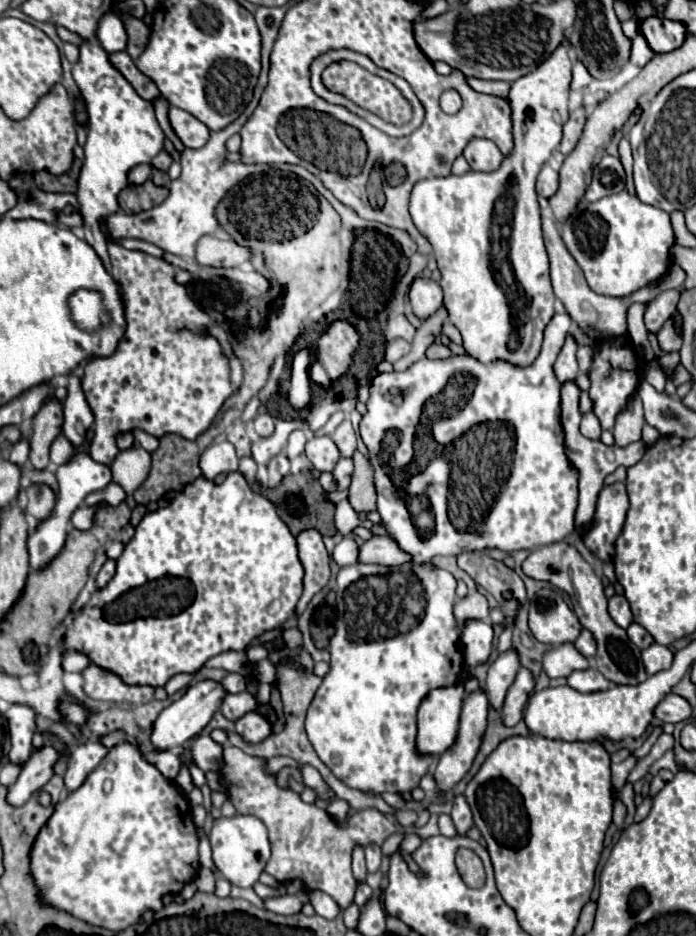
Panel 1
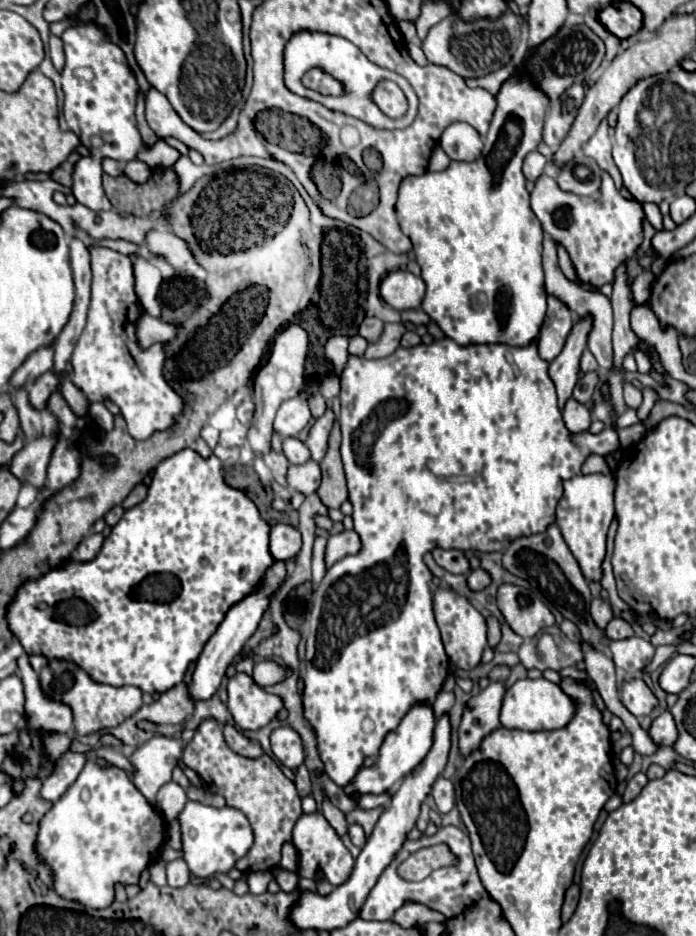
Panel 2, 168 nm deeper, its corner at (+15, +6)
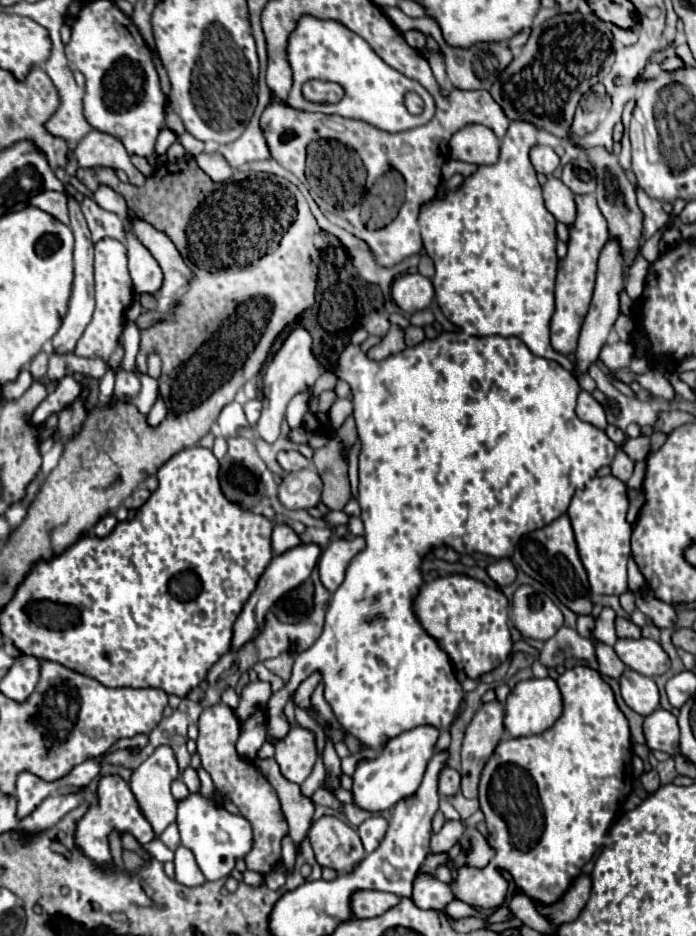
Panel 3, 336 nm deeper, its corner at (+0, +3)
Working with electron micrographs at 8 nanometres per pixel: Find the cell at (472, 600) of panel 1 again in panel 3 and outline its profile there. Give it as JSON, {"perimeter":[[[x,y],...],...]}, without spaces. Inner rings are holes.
{"perimeter":[[[499,559],[499,561],[491,563],[491,565],[487,567],[487,573],[489,573],[491,579],[493,579],[497,585],[501,585],[501,587],[511,585],[511,583],[515,581],[515,577],[517,577],[517,569],[515,569],[515,565],[513,565],[511,559]]]}

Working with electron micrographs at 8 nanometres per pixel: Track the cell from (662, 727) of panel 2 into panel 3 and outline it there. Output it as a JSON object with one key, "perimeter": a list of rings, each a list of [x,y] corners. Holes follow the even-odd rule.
{"perimeter":[[[659,707],[647,715],[643,721],[643,733],[651,751],[659,749],[669,755],[679,753],[679,725],[671,711]]]}

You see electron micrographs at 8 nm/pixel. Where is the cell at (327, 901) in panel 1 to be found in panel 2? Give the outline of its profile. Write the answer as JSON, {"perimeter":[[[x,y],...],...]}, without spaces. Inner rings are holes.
{"perimeter":[[[274,868],[274,880],[280,884],[280,888],[284,892],[296,892],[298,890],[298,874],[294,872],[282,872],[278,868]]]}

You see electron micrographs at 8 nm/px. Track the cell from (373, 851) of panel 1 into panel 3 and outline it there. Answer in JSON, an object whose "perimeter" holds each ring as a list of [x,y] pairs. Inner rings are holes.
{"perimeter":[[[373,815],[365,823],[359,825],[357,833],[359,833],[361,841],[363,841],[365,853],[371,853],[371,851],[375,851],[375,847],[379,847],[383,835],[387,833],[387,825],[389,825],[387,819],[383,819],[381,815]]]}

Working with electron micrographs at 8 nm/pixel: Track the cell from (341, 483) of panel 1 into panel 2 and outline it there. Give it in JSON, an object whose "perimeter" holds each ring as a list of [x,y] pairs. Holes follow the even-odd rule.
{"perimeter":[[[308,460],[302,466],[290,466],[288,482],[296,492],[306,496],[315,493],[321,482],[320,464],[314,460]]]}

